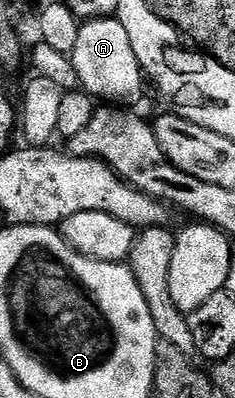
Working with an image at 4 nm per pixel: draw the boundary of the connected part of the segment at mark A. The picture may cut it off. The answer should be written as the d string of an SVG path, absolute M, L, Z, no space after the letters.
M117 17L85 20L78 28L72 58L81 90L87 95L114 105L134 105L141 97L144 72L132 41L128 41L128 29Z

